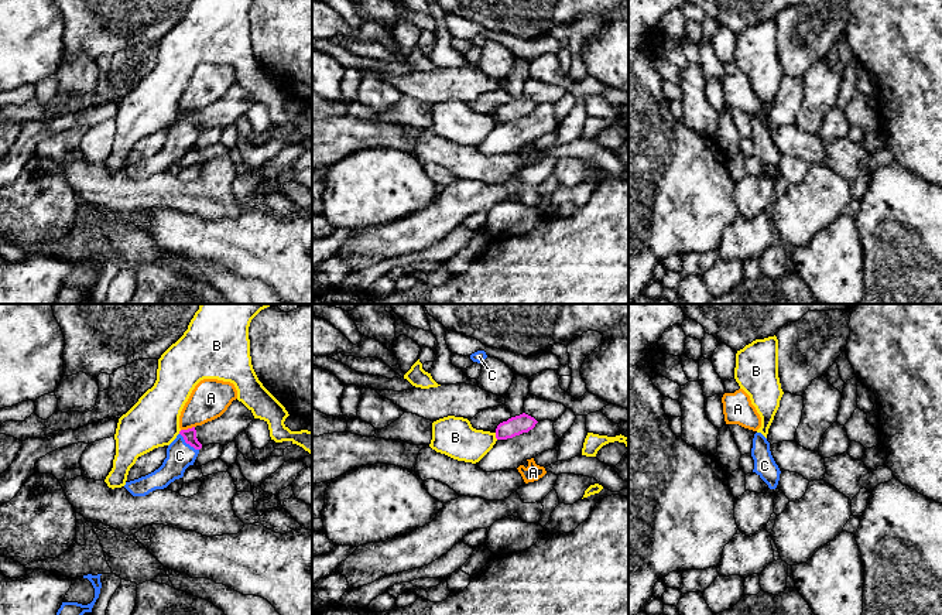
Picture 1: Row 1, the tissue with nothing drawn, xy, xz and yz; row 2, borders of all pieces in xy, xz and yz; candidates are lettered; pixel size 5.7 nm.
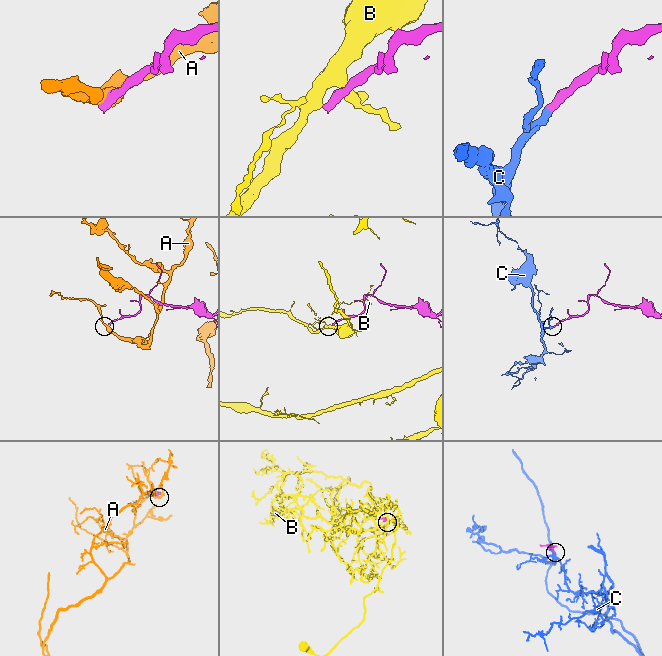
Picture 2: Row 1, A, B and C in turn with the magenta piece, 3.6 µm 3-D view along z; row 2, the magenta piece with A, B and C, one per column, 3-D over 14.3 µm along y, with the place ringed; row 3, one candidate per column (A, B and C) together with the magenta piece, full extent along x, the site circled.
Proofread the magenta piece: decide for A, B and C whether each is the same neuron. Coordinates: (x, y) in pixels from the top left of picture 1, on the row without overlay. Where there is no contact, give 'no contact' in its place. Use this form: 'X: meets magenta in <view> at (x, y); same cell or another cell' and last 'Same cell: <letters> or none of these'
A: meets magenta in xy at (188, 112); another cell
B: meets magenta in xz at (496, 119); another cell
C: meets magenta in xy at (188, 126); same cell
Same cell: C

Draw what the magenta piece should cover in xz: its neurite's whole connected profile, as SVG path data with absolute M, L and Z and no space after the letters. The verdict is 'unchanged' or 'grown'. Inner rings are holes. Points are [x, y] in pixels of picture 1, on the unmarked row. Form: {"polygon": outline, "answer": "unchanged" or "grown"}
{"polygon": "M525 96L511 100L507 105L503 105L497 109L496 122L507 123L507 122L520 119L523 116L528 116L530 113L532 113L535 110L537 106L538 105L534 100L531 100Z", "answer": "unchanged"}

